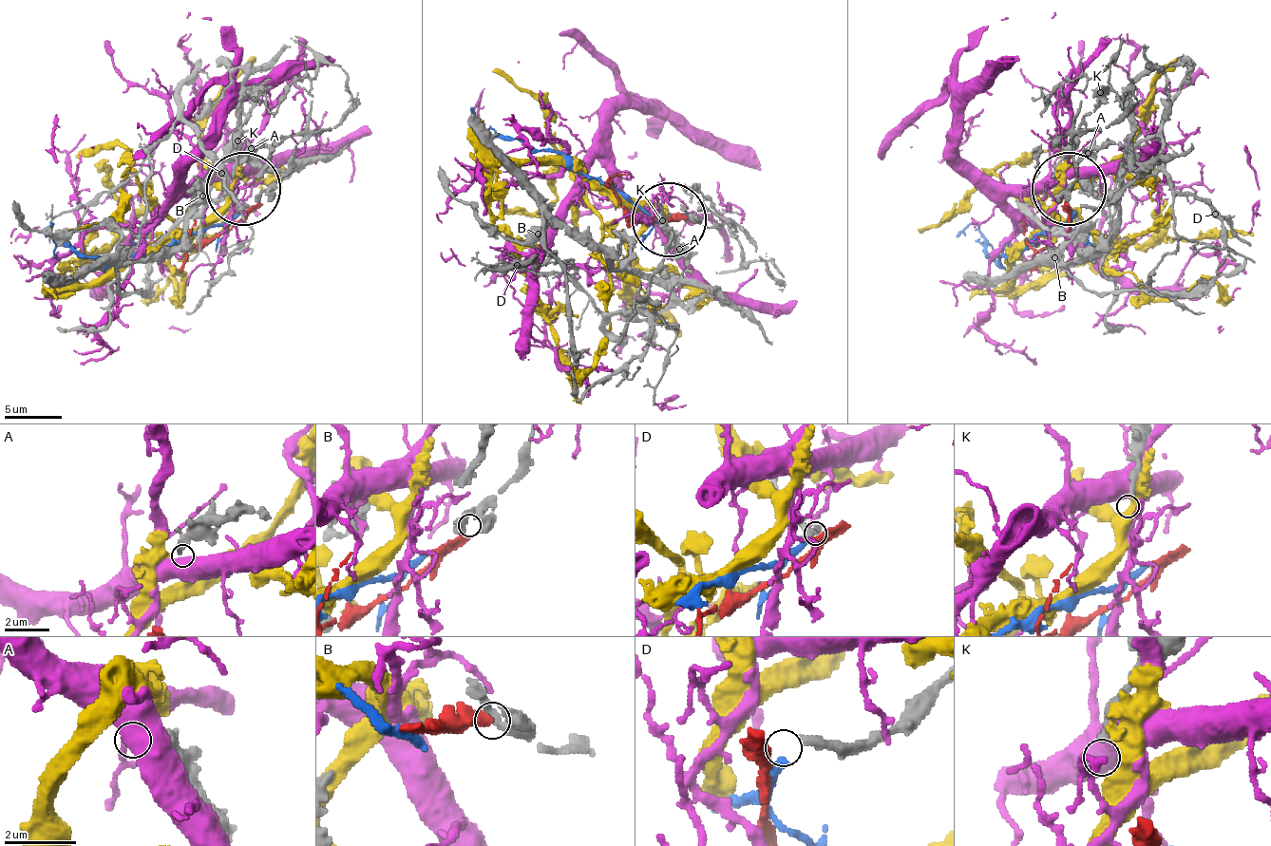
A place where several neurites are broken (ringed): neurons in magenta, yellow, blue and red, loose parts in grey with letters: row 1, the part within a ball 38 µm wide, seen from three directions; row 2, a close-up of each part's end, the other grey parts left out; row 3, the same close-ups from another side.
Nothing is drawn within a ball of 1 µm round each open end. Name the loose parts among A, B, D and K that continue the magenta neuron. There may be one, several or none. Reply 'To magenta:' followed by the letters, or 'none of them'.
To magenta: none of them

